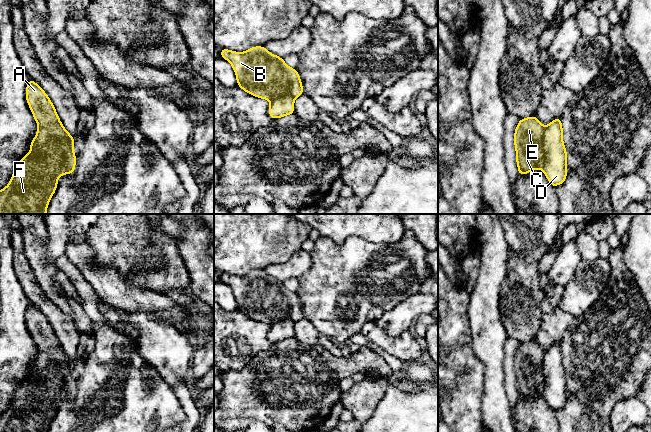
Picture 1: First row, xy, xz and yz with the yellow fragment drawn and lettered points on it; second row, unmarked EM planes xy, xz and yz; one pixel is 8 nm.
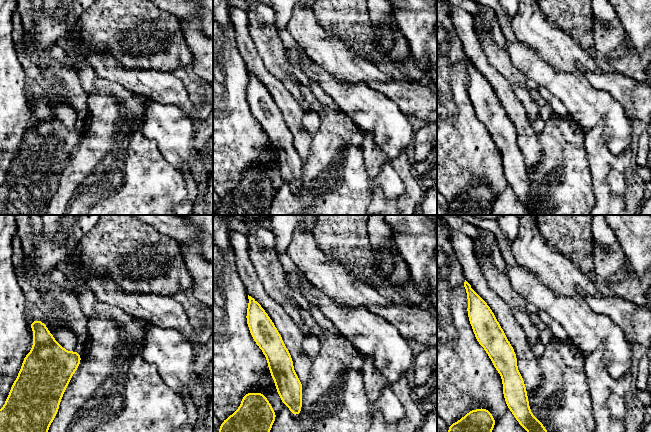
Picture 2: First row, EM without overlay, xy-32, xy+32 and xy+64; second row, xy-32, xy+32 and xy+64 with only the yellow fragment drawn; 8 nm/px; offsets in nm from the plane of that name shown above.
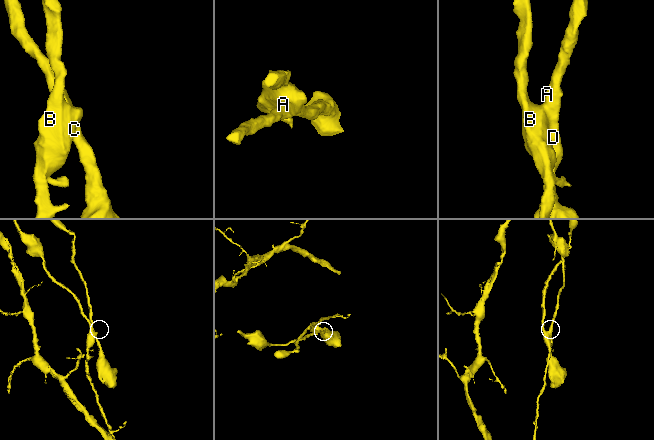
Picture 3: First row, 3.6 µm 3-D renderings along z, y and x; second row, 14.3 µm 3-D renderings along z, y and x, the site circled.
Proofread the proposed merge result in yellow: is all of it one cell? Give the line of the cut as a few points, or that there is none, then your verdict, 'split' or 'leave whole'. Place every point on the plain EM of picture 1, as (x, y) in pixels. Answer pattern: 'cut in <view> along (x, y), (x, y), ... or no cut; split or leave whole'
cut in xy along (38, 348), (42, 349), (60, 367), (63, 381), (60, 398); split

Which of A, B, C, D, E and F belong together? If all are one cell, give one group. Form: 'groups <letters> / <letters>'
groups A D / B C E F

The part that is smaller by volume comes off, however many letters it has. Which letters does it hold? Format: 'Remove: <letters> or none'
Remove: A, D

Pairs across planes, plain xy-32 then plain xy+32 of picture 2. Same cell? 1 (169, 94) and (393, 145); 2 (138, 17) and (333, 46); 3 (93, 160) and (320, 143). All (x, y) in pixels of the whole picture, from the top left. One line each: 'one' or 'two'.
1: two
2: two
3: one

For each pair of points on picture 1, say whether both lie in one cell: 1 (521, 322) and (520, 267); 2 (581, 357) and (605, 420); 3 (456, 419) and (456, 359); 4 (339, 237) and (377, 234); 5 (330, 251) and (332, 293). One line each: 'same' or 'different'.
1: same
2: same
3: same
4: same
5: same

